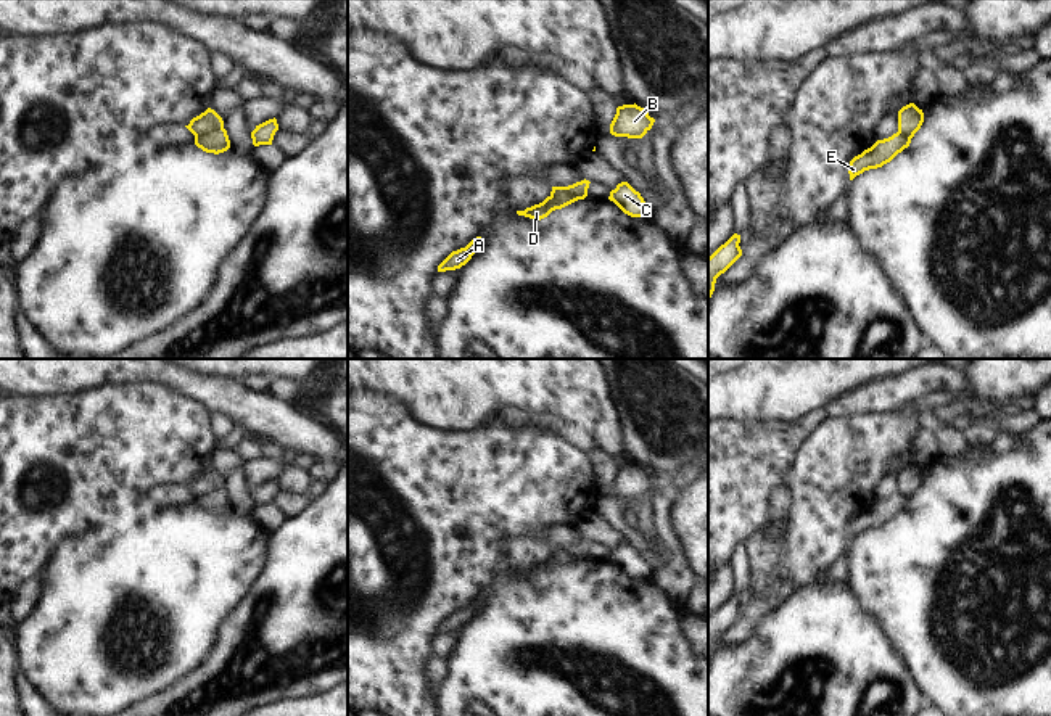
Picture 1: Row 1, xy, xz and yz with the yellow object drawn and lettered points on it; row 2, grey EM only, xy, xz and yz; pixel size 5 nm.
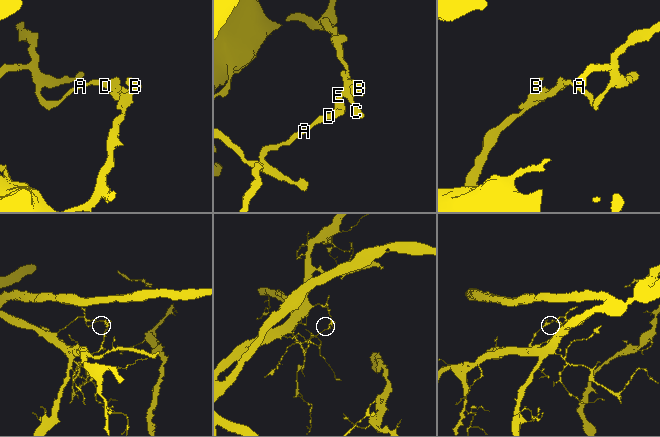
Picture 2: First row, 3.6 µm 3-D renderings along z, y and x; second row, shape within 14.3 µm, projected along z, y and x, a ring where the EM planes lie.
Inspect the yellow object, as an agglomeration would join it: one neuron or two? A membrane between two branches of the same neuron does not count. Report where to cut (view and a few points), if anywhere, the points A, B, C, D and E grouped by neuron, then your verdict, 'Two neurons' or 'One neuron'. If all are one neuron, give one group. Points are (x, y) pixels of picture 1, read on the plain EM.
Split along xy (222, 486), (195, 497). Groups: A C D / B E. Two neurons.

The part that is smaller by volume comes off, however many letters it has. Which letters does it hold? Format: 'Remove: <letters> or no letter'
Remove: B, E

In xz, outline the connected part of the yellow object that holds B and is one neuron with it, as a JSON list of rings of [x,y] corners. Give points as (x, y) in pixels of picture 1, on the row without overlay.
[[[636,463],[623,465],[616,468],[610,494],[615,497],[642,499],[652,489],[653,483],[655,479]]]

